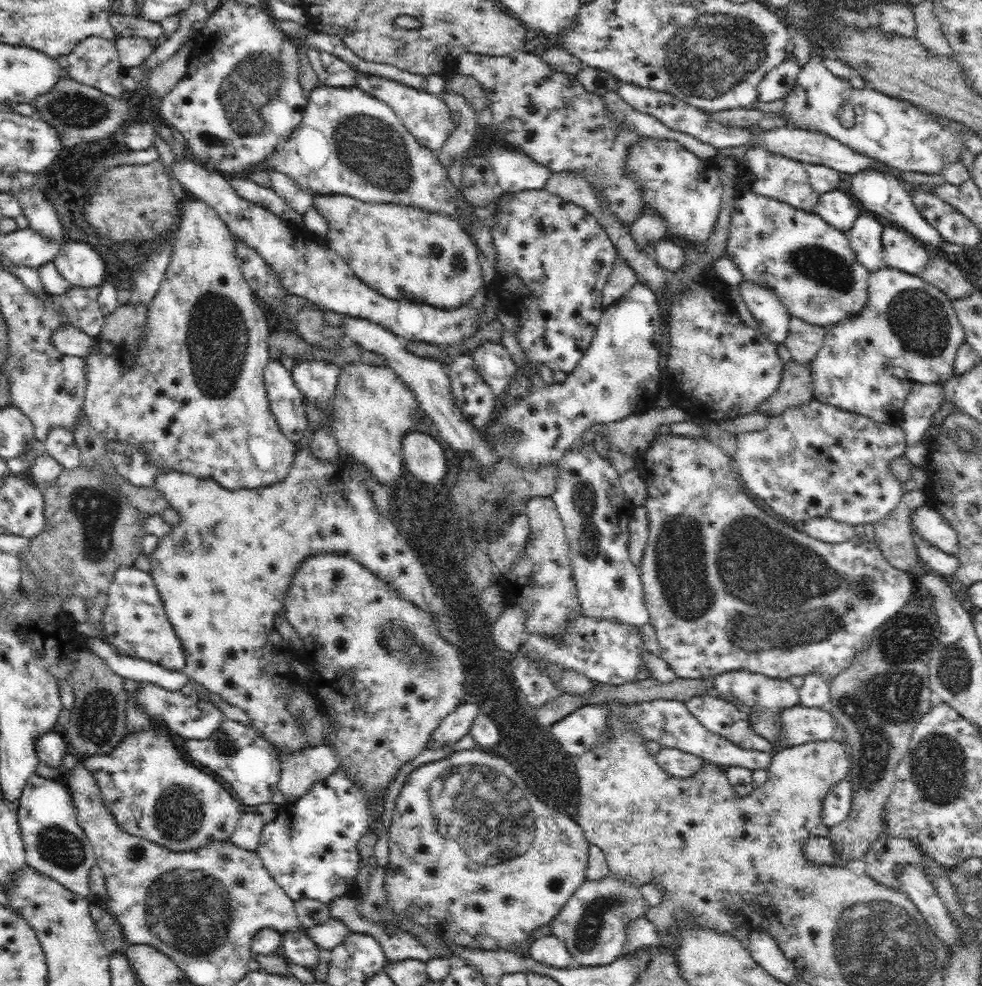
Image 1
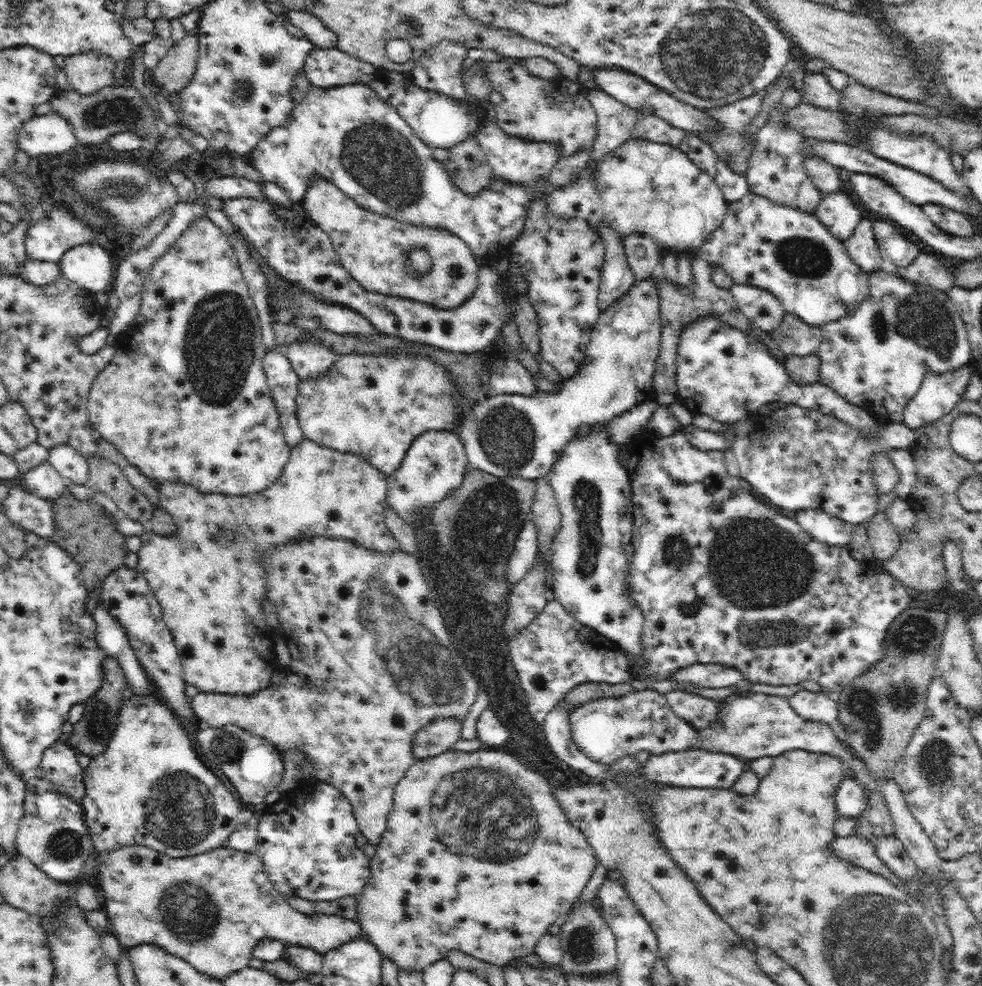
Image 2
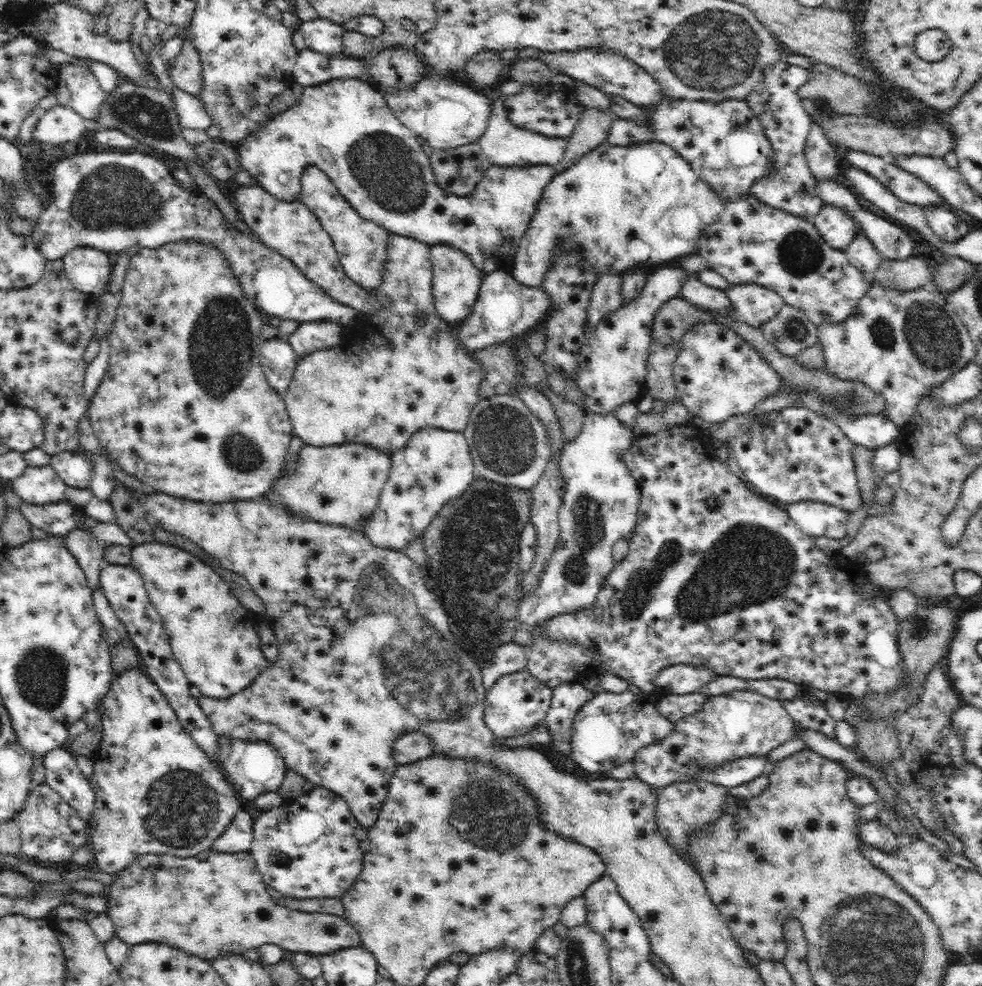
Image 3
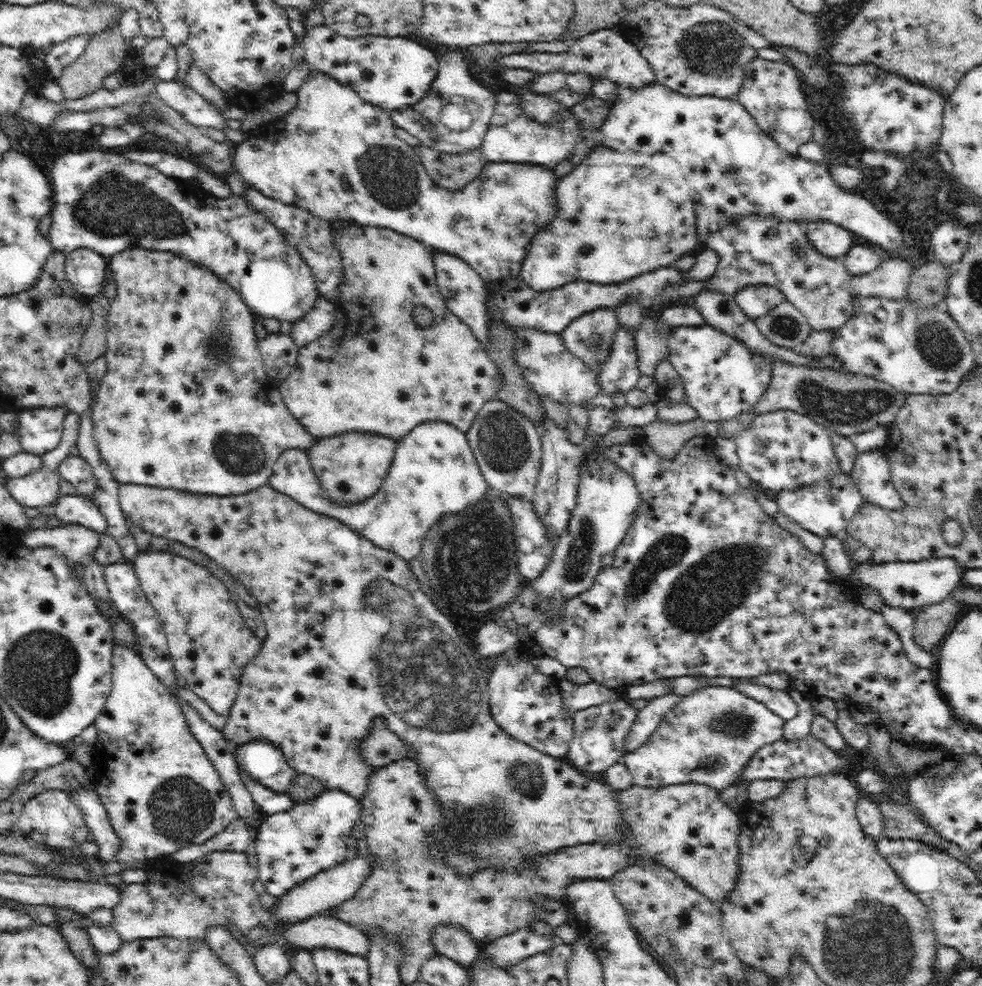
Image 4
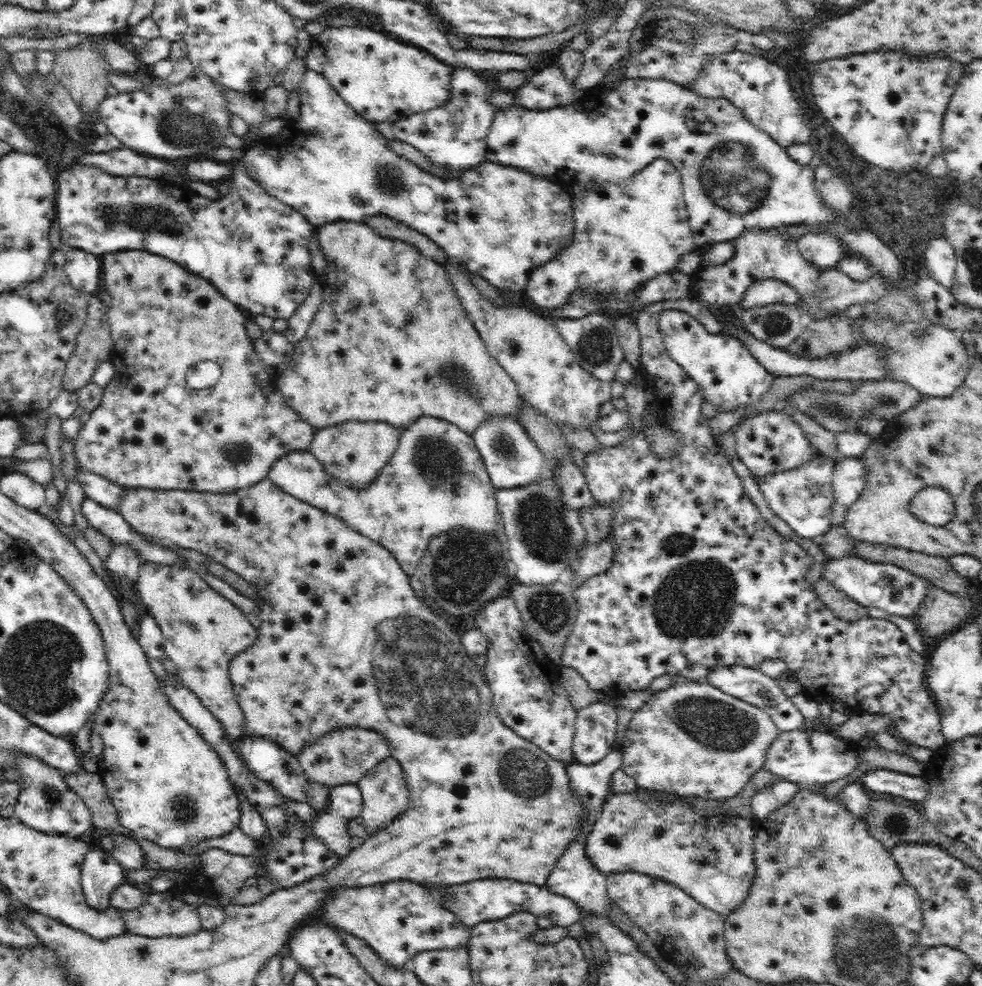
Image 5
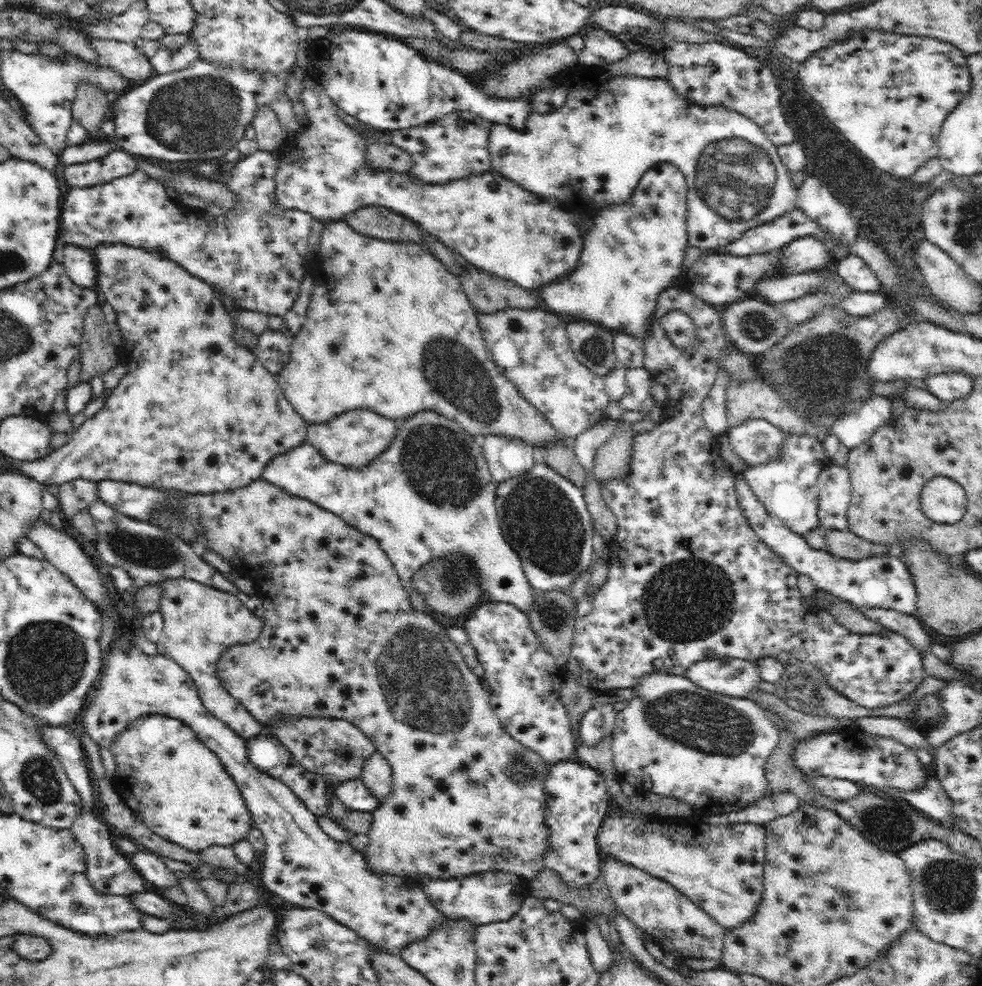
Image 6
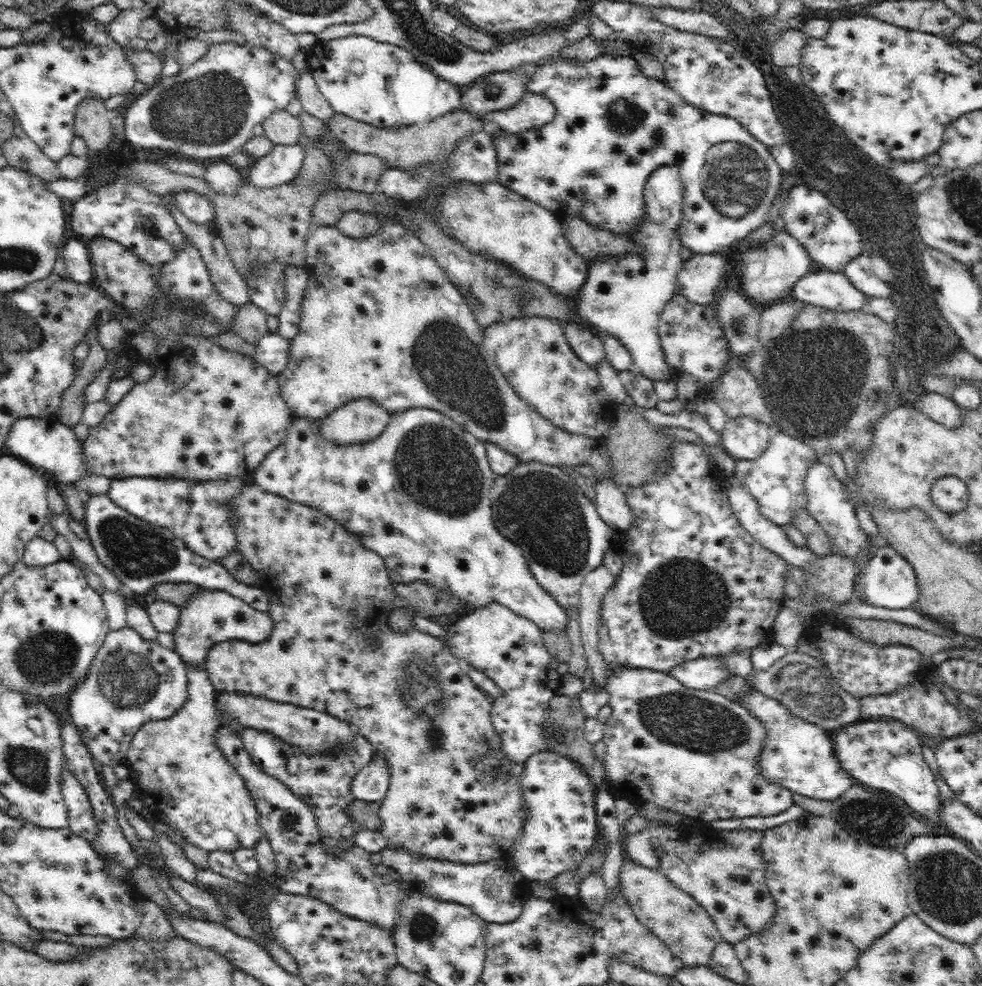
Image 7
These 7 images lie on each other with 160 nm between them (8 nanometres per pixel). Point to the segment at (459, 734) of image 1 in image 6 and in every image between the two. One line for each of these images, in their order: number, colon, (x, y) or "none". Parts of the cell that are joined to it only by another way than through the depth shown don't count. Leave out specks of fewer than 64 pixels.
2: (440, 735)
3: (414, 746)
4: (381, 747)
5: (344, 756)
6: (337, 749)

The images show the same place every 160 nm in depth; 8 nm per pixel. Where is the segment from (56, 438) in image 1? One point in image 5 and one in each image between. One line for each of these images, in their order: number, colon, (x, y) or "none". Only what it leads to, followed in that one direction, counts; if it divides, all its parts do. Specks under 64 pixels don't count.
2: (70, 463)
3: (75, 469)
4: (74, 469)
5: (96, 487)

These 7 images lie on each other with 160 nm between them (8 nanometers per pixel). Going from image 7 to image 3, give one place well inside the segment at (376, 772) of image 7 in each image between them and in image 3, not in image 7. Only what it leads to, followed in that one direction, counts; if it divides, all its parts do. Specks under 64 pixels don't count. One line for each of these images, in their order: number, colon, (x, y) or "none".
3: (306, 848)
4: (291, 846)
5: (330, 826)
6: (354, 794)

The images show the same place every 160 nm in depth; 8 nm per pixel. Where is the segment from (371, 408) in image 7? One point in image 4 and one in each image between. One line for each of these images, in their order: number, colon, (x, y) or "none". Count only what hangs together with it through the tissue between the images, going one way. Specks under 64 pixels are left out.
4: (351, 466)
5: (354, 452)
6: (355, 438)

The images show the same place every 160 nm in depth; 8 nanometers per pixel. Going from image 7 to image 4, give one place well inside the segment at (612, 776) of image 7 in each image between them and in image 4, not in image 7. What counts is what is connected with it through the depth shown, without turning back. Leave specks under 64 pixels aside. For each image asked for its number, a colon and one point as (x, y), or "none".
4: (709, 736)
5: (692, 740)
6: (675, 739)

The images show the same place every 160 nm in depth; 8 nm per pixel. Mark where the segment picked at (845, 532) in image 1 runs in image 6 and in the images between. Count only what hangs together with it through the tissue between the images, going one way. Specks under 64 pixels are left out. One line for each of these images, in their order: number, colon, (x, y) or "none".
2: (824, 527)
3: (817, 519)
4: (825, 509)
5: (803, 497)
6: (786, 486)

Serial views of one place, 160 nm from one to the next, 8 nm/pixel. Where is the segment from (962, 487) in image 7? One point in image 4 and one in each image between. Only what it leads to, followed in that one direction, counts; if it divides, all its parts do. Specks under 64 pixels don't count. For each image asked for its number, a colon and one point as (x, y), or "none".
4: (871, 472)
5: (934, 505)
6: (943, 500)

